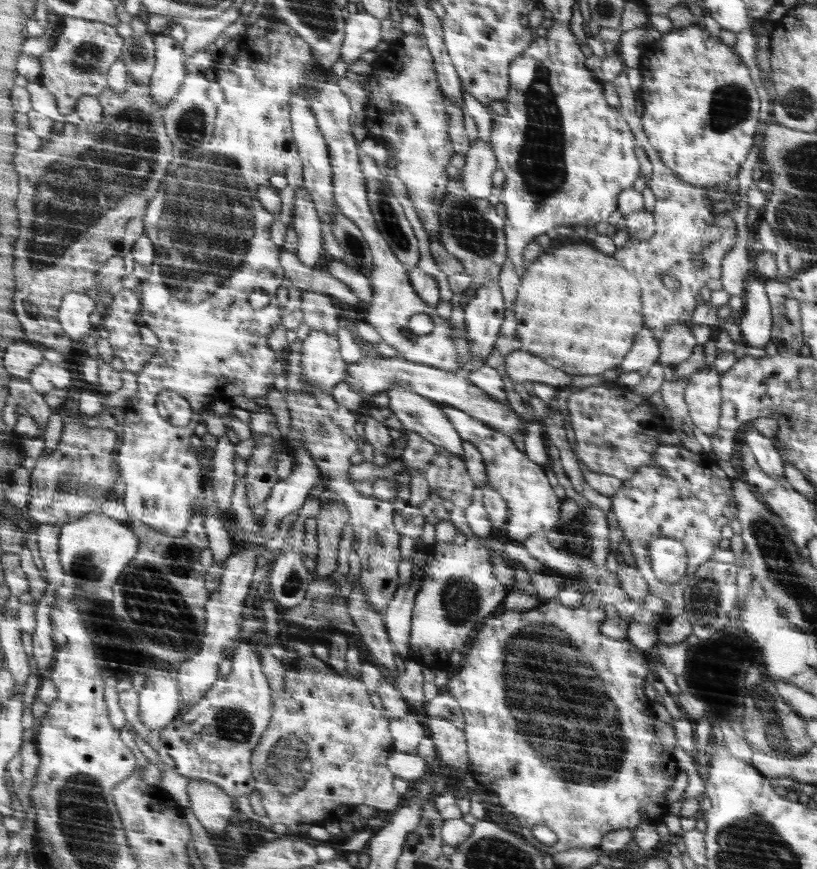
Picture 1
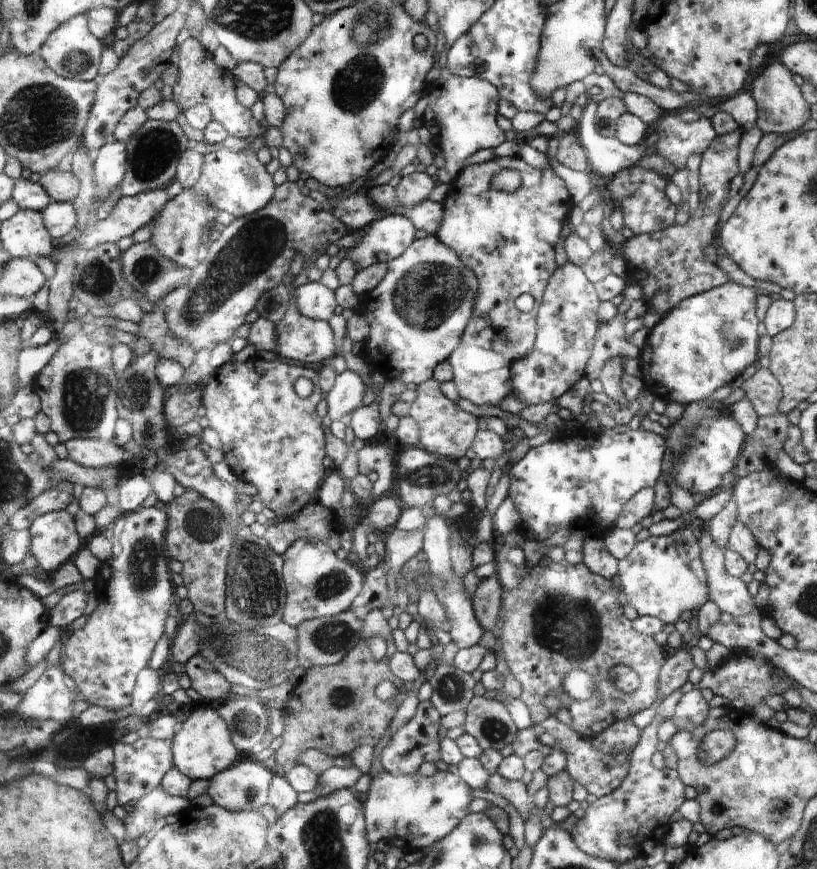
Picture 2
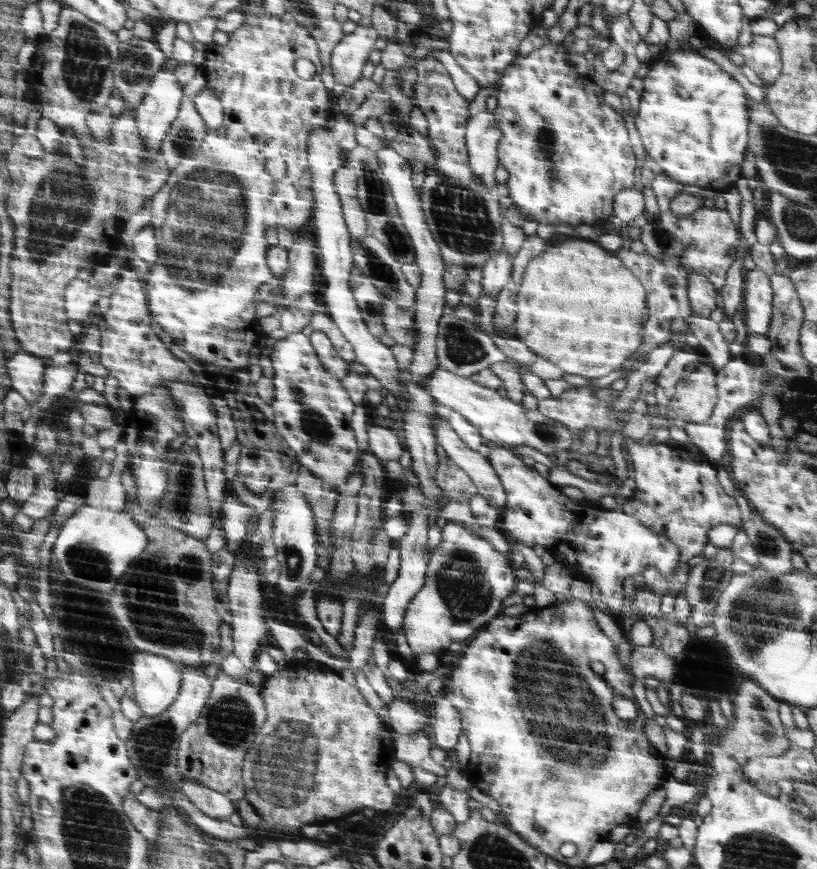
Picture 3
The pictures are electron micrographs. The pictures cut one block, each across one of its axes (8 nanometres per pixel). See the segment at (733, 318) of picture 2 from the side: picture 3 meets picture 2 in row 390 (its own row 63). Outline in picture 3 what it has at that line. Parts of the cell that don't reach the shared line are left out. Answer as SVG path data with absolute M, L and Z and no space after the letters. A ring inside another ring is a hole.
M666 49L658 57L652 57L649 62L648 75L643 79L644 89L640 97L640 104L638 106L638 116L636 117L636 130L640 135L640 140L646 149L650 158L662 168L664 174L668 177L672 177L673 180L681 182L682 184L700 186L704 191L724 193L732 188L735 188L736 181L743 177L742 163L745 160L746 154L746 142L749 142L749 130L750 130L750 106L746 108L746 94L744 90L740 88L740 84L736 80L732 80L722 67L706 59L703 55L700 55L698 49L696 51L684 51L684 49L678 49L674 53L670 53ZM680 90L686 90L688 96L682 96Z

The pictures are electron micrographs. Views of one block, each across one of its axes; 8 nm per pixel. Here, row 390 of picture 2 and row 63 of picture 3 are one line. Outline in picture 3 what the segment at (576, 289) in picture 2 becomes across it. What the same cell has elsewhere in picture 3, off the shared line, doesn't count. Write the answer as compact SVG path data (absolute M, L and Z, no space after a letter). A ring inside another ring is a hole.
M546 42L532 53L518 57L514 64L506 68L500 79L500 88L494 93L498 107L493 111L493 116L502 134L497 156L499 164L508 172L505 184L509 194L506 203L520 210L524 220L523 229L526 229L528 221L536 221L540 226L561 222L592 225L596 220L606 220L590 218L590 206L596 216L610 216L614 196L635 186L636 160L624 118L604 104L604 89L596 84L586 86L586 78L566 64L566 54L568 50L564 43Z

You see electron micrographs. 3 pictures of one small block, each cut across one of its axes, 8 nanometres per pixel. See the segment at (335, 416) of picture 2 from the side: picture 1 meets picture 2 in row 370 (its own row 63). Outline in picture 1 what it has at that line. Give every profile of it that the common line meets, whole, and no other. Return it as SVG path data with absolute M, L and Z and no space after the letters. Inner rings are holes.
M361 7L345 21L345 37L341 44L341 59L351 64L368 50L373 50L381 39L380 19Z

